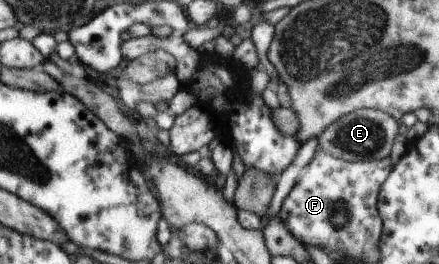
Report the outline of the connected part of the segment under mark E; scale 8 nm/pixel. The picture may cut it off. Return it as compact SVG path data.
M359 108L343 114L319 133L319 143L330 156L350 161L380 160L389 157L391 144L397 135L397 121L387 113L369 108Z

